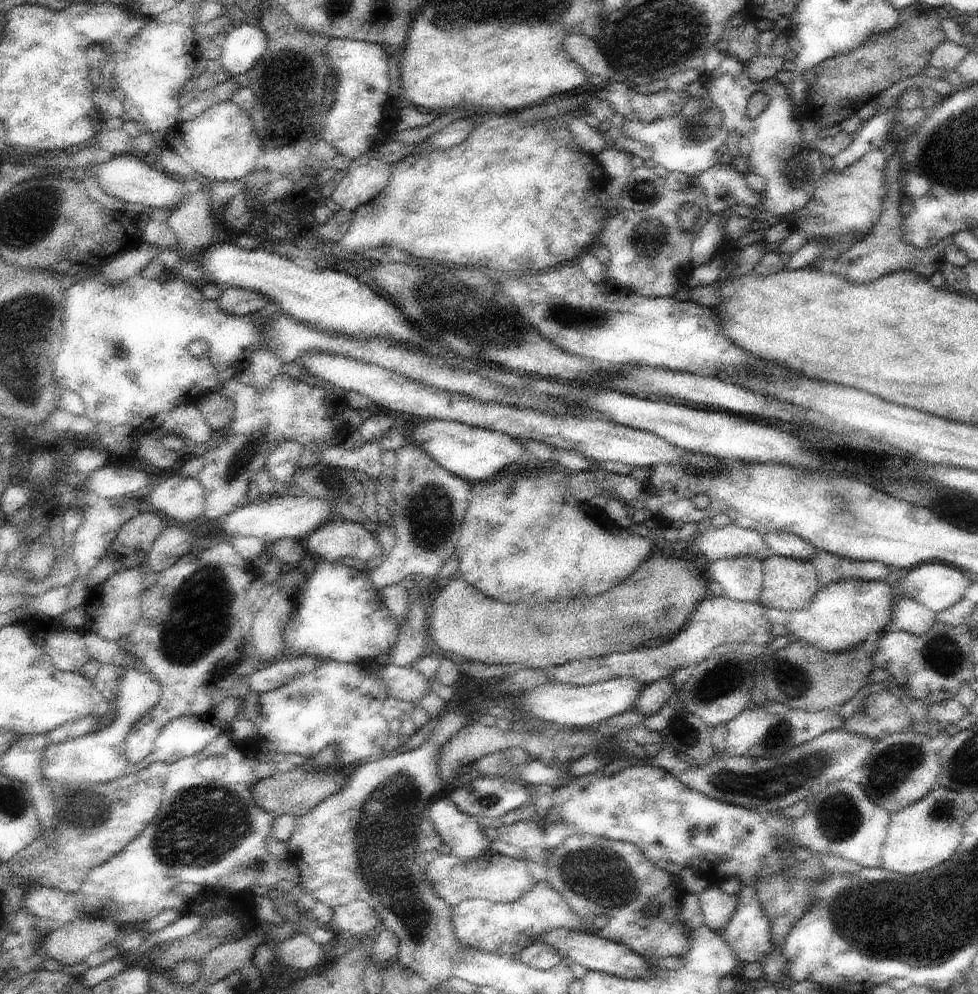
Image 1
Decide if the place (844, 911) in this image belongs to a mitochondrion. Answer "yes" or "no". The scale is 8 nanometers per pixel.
yes

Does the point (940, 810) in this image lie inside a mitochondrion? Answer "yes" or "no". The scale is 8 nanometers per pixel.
yes

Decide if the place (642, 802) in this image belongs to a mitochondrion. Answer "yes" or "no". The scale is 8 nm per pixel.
no

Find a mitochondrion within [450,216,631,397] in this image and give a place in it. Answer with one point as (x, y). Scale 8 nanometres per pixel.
(564, 316)

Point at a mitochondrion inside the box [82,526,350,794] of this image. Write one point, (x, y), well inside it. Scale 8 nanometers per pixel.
(199, 618)

